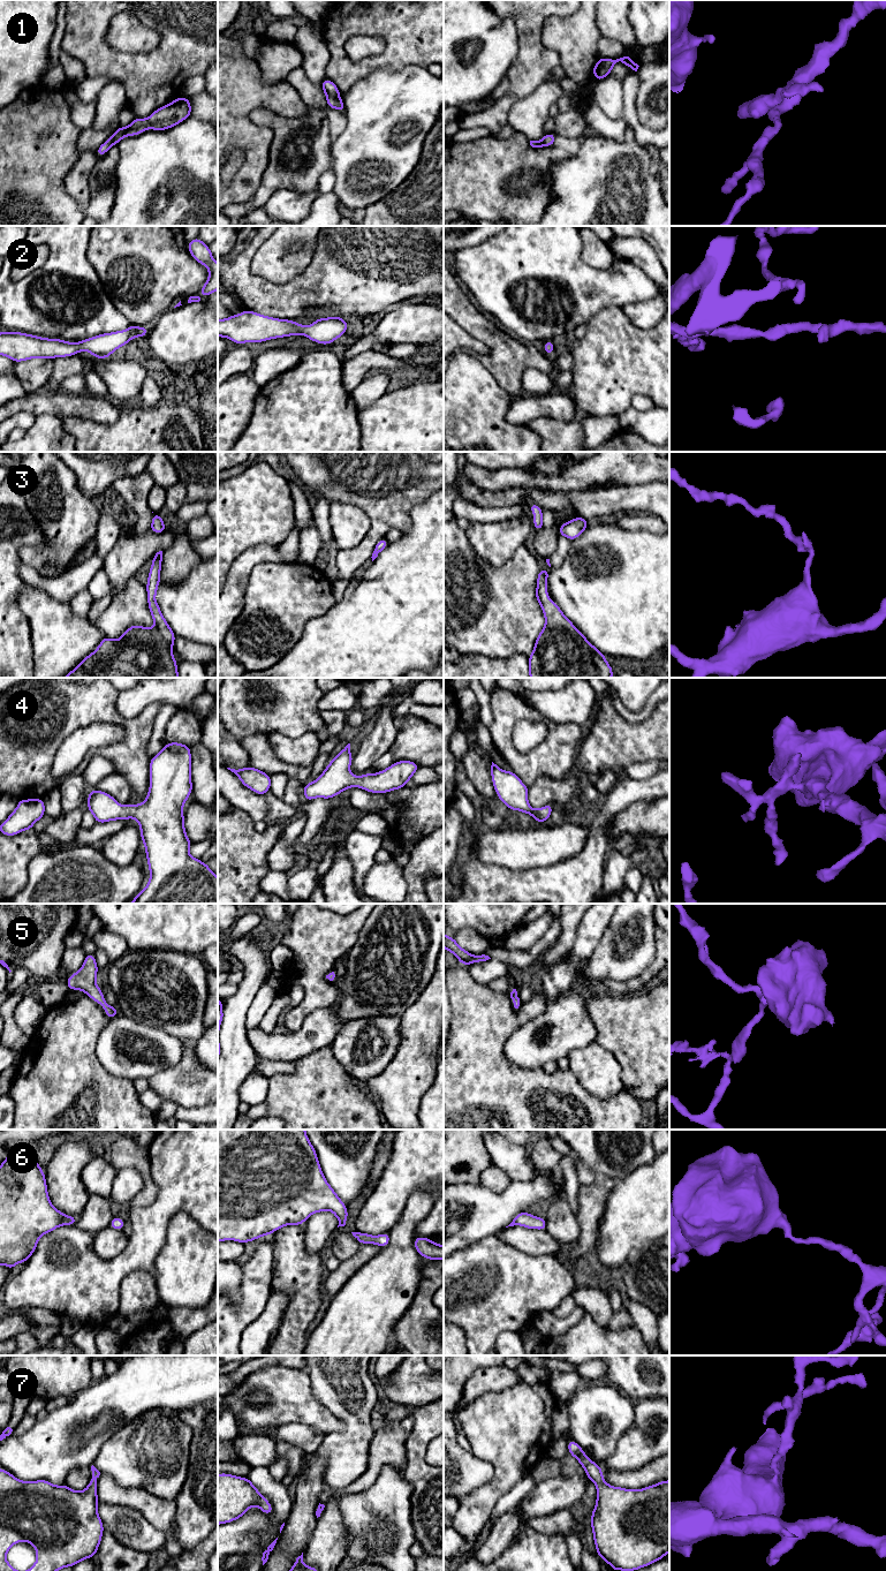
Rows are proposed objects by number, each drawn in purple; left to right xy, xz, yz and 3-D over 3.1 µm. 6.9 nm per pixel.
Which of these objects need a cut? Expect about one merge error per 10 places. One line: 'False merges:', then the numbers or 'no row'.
False merges: no row

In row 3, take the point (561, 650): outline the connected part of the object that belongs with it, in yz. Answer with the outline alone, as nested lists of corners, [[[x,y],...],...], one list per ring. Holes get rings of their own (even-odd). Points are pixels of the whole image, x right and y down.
[[[539,569],[537,577],[536,599],[545,615],[545,626],[537,636],[535,648],[529,656],[530,678],[612,678],[613,669],[607,663],[606,656],[586,640],[548,597],[548,574],[548,569]]]

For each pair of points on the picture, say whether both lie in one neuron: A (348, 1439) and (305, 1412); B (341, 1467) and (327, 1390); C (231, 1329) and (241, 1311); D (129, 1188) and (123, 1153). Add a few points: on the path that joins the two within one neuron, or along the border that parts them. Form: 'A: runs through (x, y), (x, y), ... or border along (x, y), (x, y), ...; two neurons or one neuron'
A: border along (325, 1407), (343, 1422), (342, 1430); two neurons
B: runs through (349, 1448), (349, 1417), (342, 1410); one neuron
C: runs through (232, 1324), (240, 1315); one neuron
D: border along (118, 1169), (134, 1168), (142, 1176), (142, 1190); two neurons

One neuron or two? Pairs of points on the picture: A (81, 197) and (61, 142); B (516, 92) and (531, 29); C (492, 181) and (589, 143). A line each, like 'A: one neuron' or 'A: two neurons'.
A: two neurons
B: one neuron
C: two neurons

